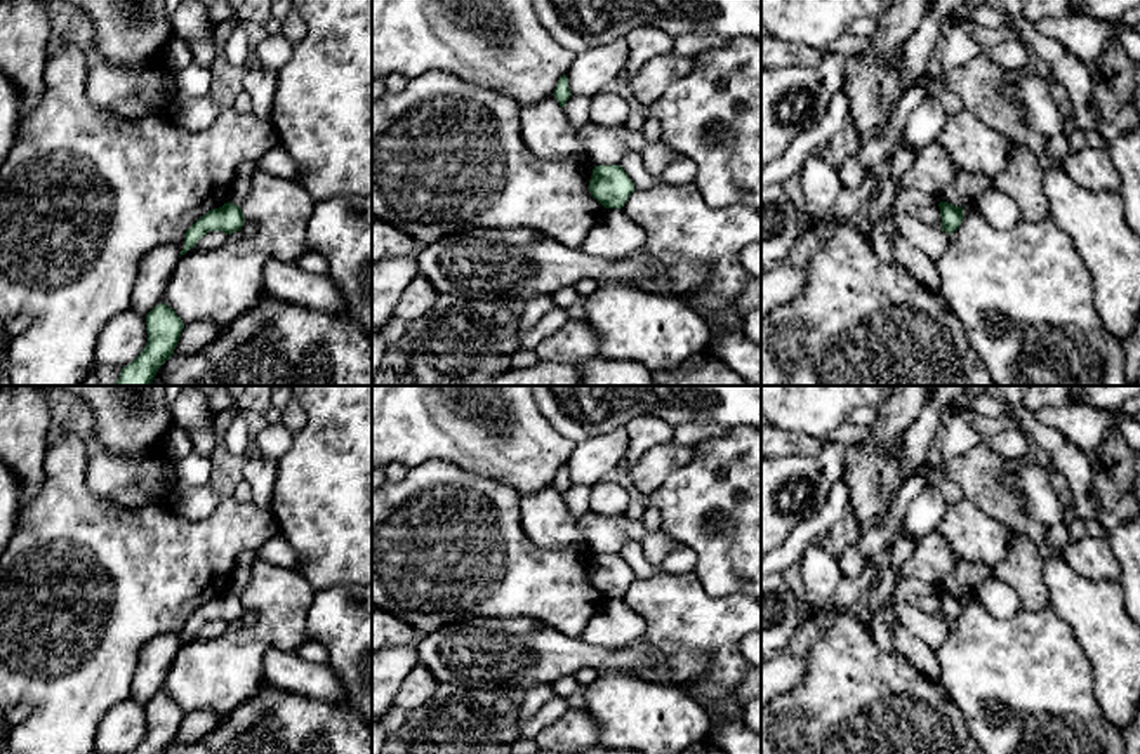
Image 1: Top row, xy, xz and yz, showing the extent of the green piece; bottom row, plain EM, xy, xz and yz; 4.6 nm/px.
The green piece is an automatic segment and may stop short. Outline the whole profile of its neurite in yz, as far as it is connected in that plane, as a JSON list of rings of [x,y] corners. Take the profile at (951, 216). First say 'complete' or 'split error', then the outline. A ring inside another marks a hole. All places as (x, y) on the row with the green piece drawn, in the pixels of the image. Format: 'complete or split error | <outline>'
complete | [[[940,202],[938,207],[940,207],[940,217],[942,217],[942,231],[945,231],[947,235],[951,235],[952,231],[958,231],[964,217],[963,207],[956,207],[947,202]]]

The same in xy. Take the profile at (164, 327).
complete | [[[167,304],[146,314],[148,342],[141,354],[122,368],[115,386],[149,386],[158,368],[174,354],[184,328],[182,320]]]

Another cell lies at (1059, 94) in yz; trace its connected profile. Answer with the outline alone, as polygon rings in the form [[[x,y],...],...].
[[[1058,82],[1050,83],[1050,94],[1053,103],[1057,104],[1058,111],[1062,113],[1062,116],[1067,120],[1069,129],[1074,127],[1074,106],[1072,101],[1065,90],[1065,87]]]

